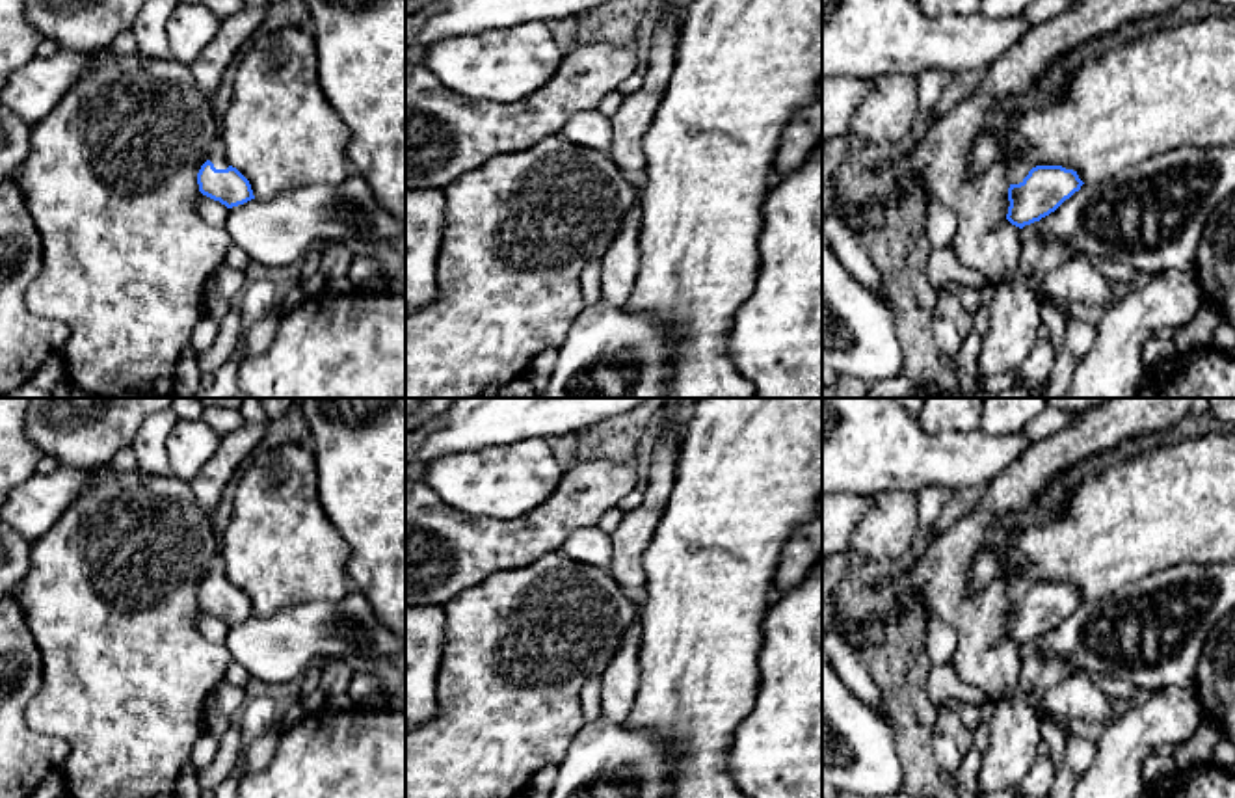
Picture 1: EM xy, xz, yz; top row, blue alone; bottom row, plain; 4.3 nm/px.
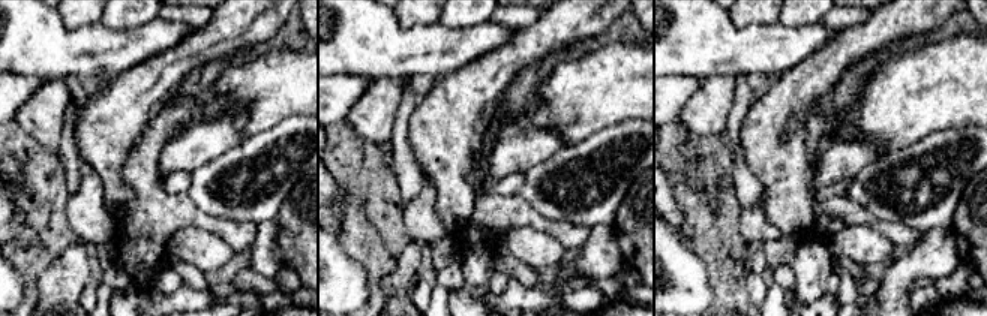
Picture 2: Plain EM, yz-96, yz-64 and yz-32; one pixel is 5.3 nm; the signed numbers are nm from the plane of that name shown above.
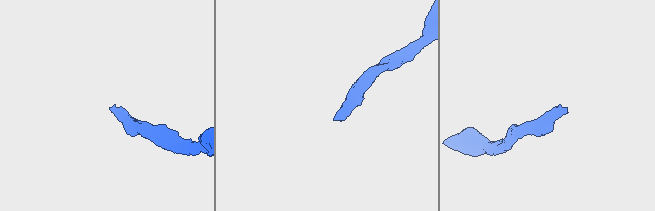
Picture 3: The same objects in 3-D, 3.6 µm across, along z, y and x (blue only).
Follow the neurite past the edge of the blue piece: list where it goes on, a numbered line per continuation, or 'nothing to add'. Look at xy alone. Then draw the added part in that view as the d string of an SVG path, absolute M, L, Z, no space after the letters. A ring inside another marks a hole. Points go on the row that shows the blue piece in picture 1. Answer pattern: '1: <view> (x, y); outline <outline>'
1: xy (216, 157); outline M219 143L212 147L208 160L216 169L227 169L231 166Z

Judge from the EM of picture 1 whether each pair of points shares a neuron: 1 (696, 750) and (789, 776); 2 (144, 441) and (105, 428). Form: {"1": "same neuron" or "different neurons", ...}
{"1": "different neurons", "2": "different neurons"}

